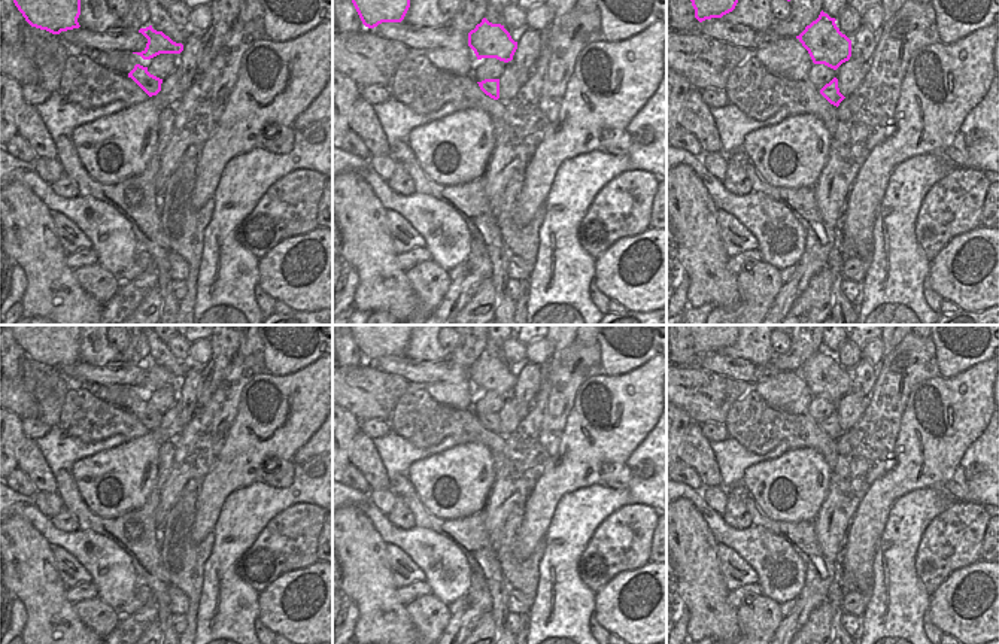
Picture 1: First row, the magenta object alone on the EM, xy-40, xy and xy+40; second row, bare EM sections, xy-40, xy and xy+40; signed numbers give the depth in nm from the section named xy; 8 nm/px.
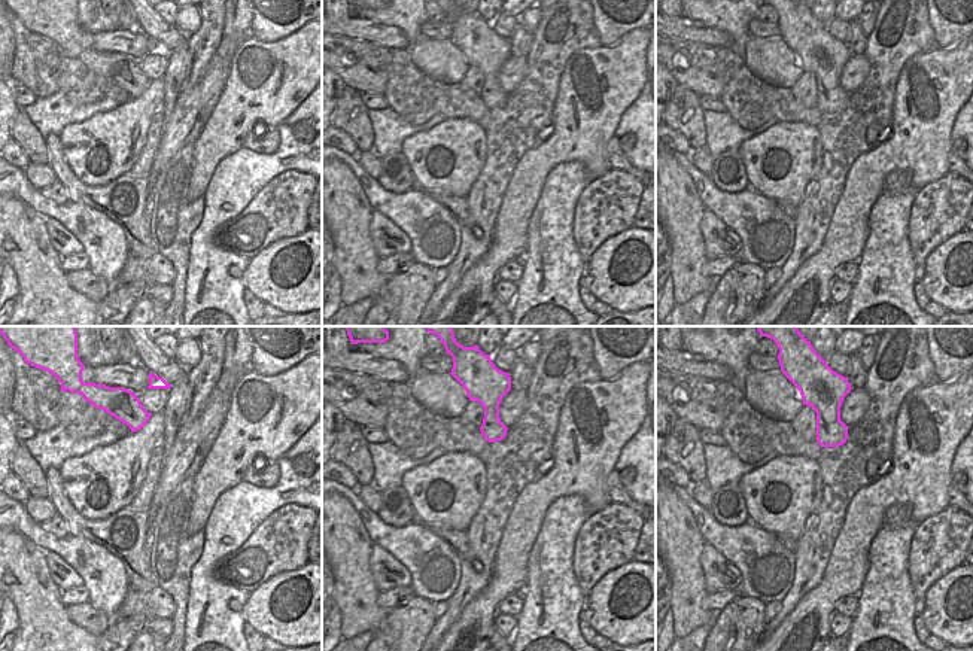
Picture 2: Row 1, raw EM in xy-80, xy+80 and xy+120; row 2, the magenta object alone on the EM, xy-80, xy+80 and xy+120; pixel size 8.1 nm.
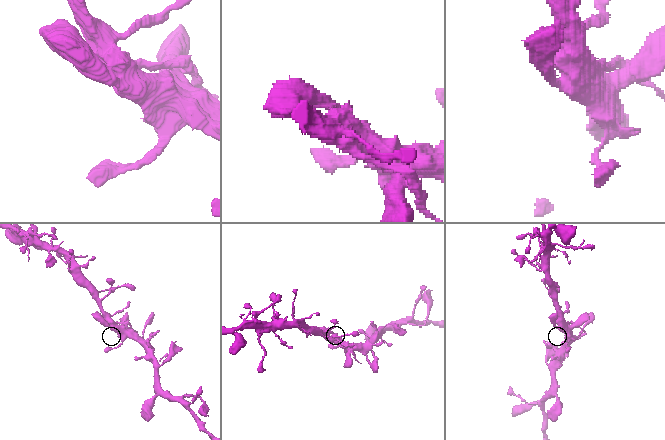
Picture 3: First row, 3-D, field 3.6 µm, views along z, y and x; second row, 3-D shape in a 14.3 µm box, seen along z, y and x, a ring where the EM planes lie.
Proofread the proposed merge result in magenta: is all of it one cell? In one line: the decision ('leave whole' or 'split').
leave whole

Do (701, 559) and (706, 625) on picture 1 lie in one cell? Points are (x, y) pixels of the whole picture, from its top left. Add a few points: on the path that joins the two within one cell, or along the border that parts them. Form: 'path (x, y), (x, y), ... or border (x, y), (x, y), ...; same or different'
path (701, 576), (706, 608); same

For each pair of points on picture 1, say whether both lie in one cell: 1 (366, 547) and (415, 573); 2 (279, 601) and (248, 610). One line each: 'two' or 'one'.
1: two
2: two

